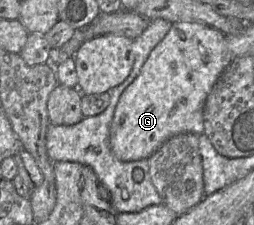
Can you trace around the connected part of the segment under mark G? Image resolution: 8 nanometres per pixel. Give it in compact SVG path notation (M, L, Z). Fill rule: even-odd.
M176 22L153 48L139 75L123 91L110 125L110 148L120 161L148 159L165 141L181 133L201 135L204 132L203 109L214 84L233 60L227 36L198 22Z

